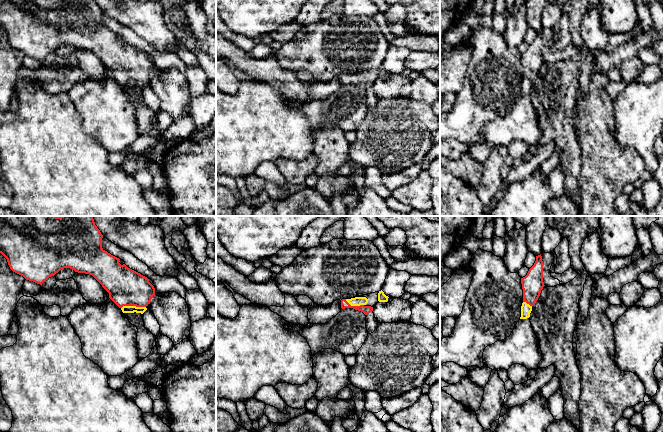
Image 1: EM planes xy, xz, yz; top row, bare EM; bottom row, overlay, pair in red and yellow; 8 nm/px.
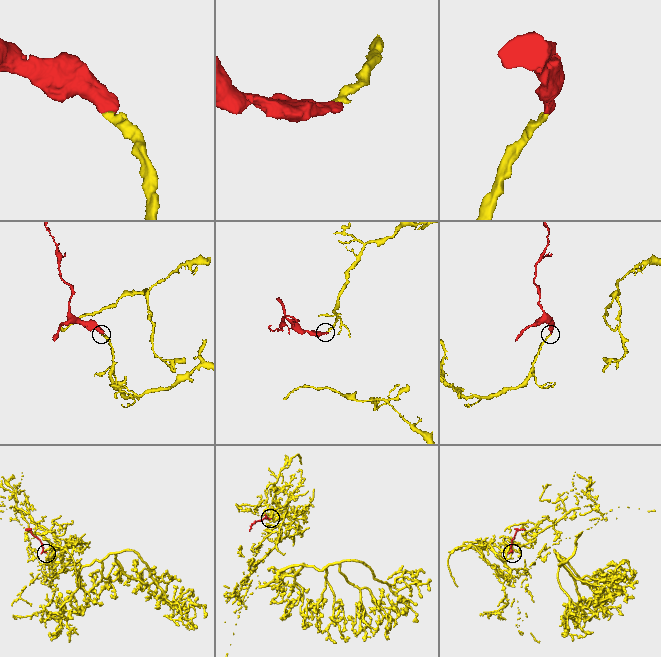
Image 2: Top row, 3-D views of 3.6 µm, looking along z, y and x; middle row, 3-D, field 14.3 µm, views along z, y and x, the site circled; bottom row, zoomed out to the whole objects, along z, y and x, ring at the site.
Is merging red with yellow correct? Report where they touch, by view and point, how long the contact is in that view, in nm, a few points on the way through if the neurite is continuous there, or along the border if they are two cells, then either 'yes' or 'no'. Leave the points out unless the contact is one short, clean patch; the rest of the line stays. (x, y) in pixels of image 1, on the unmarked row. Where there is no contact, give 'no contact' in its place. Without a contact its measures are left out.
meets red in xy at (133, 81); contact 200 nm long; runs through xy (126, 63), (133, 71), (133, 81), (125, 85); yes

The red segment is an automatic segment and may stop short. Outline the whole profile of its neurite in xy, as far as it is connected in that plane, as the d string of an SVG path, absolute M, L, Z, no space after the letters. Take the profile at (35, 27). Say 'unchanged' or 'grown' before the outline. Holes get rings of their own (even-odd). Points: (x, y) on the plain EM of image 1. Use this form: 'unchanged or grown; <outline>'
grown; M0 0L0 29L7 35L10 45L26 56L42 60L61 45L70 44L78 49L92 51L109 69L109 74L123 89L143 90L155 71L155 64L149 55L119 39L119 34L102 24L100 6L95 0Z

